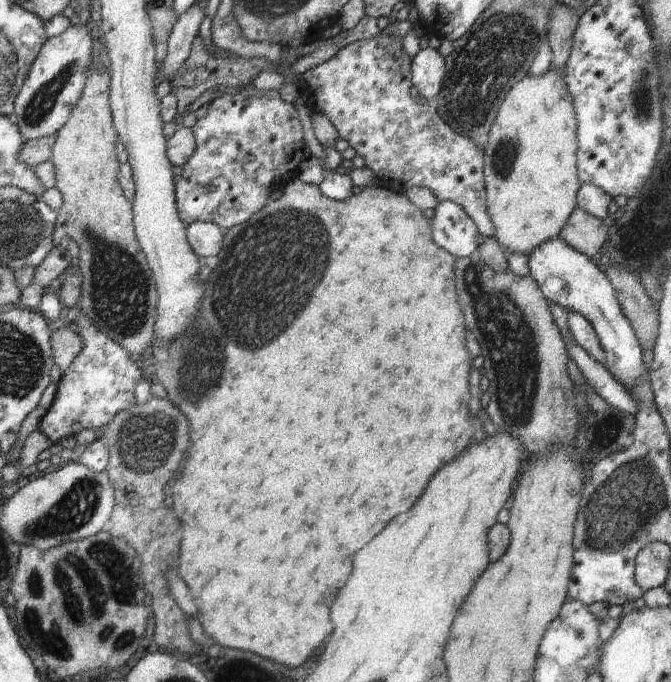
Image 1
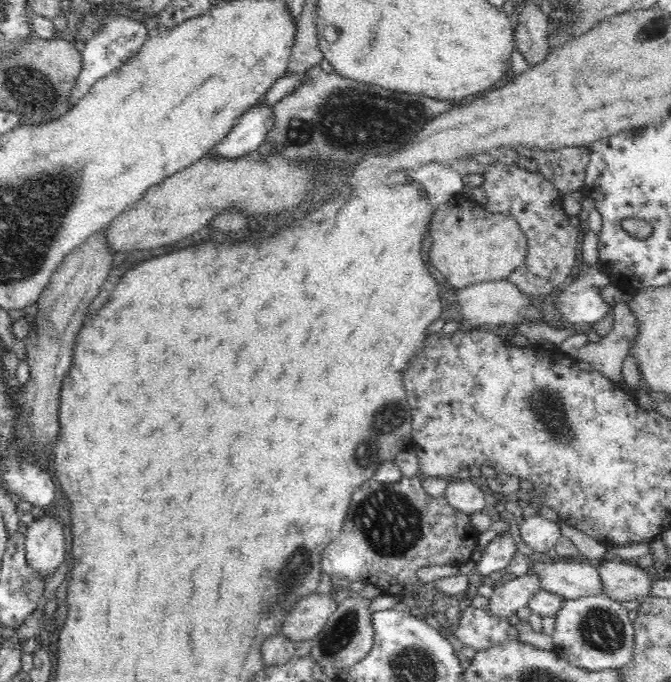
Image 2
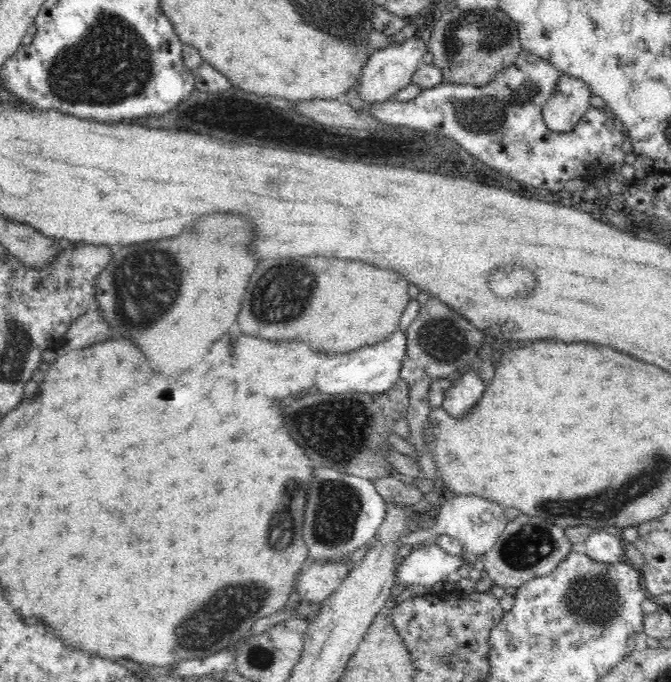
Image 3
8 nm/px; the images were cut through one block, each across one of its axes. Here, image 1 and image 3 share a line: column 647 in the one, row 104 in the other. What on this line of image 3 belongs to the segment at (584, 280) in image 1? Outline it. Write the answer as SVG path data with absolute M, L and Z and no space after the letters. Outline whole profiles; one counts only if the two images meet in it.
M413 36L401 43L391 43L384 49L375 51L363 66L357 92L360 98L371 106L392 99L398 90L406 88L412 80L412 75L422 64L423 56L429 51L427 44L420 37Z

